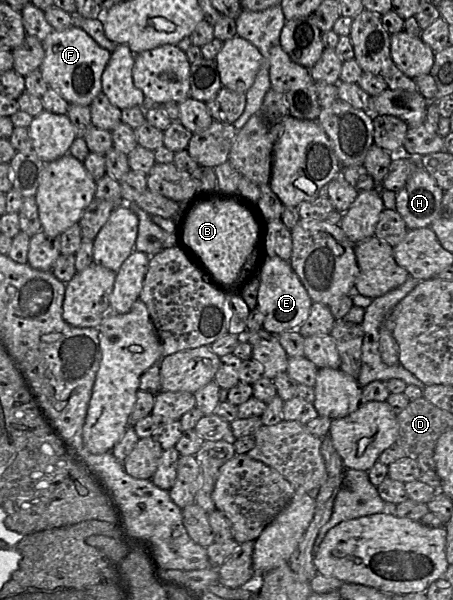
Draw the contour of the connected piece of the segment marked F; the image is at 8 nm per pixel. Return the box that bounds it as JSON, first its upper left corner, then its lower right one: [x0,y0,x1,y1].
[40,26,111,106]

